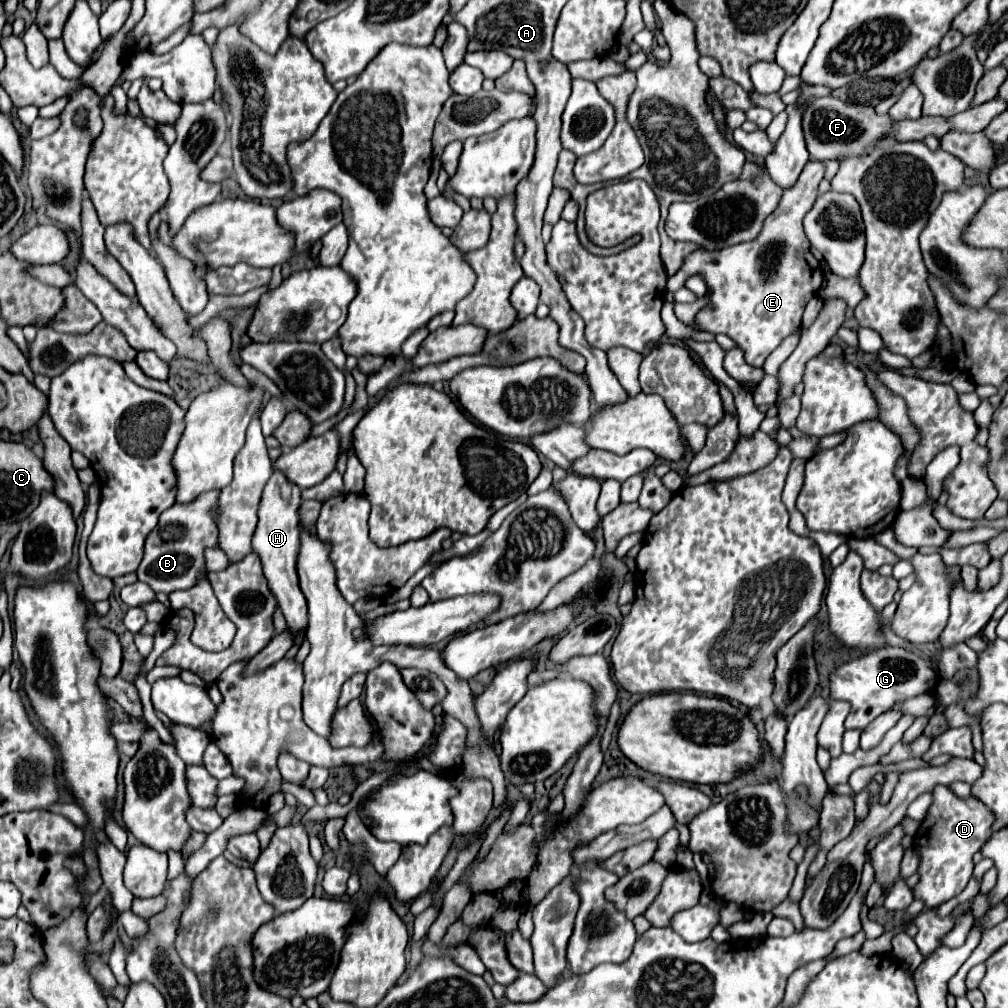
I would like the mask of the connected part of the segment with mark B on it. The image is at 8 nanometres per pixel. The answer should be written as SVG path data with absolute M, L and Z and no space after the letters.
M206 492L192 500L192 504L174 504L160 514L158 526L148 534L144 544L144 558L136 570L138 580L148 584L154 592L170 594L174 590L188 590L196 584L198 572L206 572L204 548L218 546L218 528L212 518L212 504L218 492Z

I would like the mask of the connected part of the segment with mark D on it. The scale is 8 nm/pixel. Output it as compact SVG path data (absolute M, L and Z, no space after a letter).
M936 786L928 818L920 824L920 830L914 836L914 844L922 854L918 868L920 882L914 886L914 898L926 900L926 908L938 908L942 902L962 892L974 870L972 856L992 834L992 820L992 814L980 800L956 798L946 786Z

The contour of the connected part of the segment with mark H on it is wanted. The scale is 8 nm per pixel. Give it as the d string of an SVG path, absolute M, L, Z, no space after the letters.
M274 472L268 484L264 486L264 494L258 508L258 528L252 538L252 550L262 560L262 570L268 580L268 588L276 596L292 632L300 632L308 624L306 600L304 594L300 592L300 582L296 576L296 560L300 554L300 526L298 526L300 504L302 504L300 490L294 484L290 484L284 474Z

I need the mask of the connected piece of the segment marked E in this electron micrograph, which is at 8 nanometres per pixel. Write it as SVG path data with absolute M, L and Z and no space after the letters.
M810 160L804 166L798 182L784 190L778 208L768 216L756 240L714 252L696 250L684 260L680 270L668 278L667 291L678 291L692 274L704 278L710 294L708 304L696 314L696 326L710 334L730 336L744 350L746 362L756 368L764 366L768 354L776 350L788 334L800 332L802 312L822 286L824 274L818 268L818 260L808 252L810 242L802 220L818 198L818 184L824 178L824 170L824 162L820 160Z

